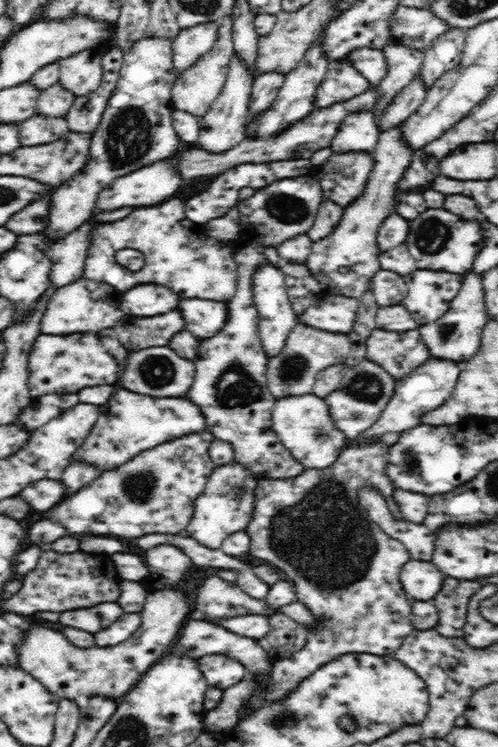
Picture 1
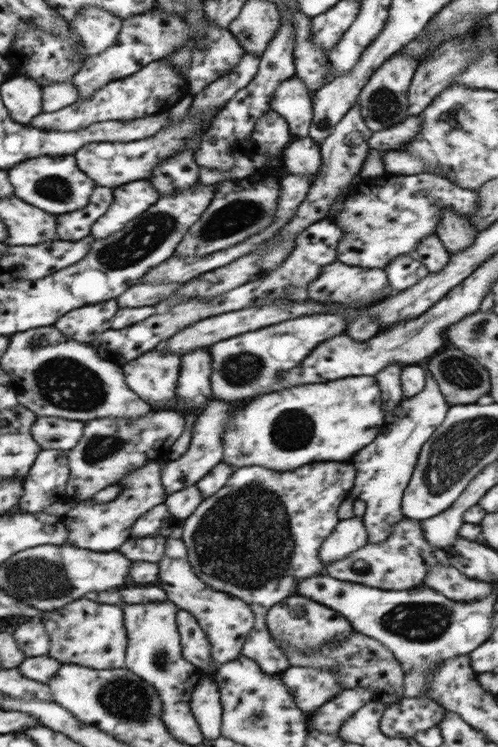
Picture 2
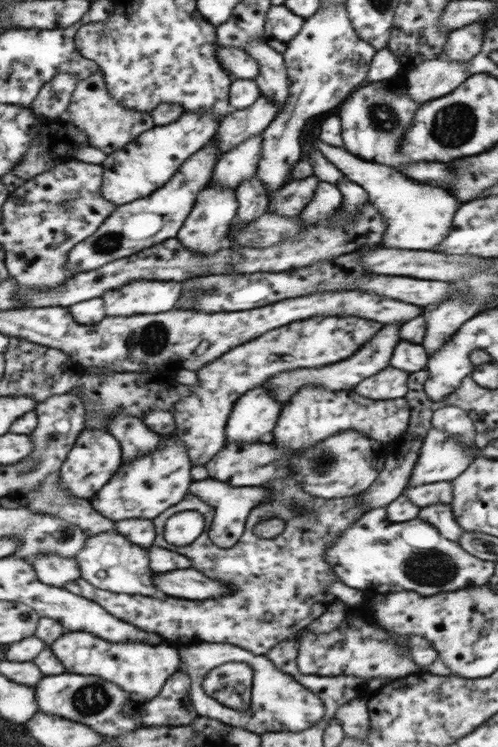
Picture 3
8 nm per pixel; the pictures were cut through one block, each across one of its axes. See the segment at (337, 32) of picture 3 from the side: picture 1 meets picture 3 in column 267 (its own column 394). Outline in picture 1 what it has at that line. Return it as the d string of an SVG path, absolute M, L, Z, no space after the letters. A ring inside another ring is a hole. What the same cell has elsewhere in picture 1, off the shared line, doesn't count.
M392 126L381 131L378 144L373 150L372 172L366 180L364 194L348 204L344 209L338 226L322 240L312 244L312 252L306 265L309 271L319 278L321 284L328 284L332 292L344 292L344 296L360 299L371 286L371 278L380 268L376 236L386 217L393 212L392 199L396 184L406 172L408 164L412 164L412 149L401 139L400 126Z

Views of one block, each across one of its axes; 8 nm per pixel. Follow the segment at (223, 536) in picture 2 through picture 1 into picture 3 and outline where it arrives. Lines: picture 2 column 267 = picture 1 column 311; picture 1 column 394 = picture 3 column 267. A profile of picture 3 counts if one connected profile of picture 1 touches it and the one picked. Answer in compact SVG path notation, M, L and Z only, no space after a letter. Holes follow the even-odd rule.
M277 478L271 484L264 486L271 492L270 499L258 506L254 506L246 522L246 530L236 546L220 548L214 544L209 536L212 522L216 518L216 510L198 496L188 493L178 504L168 508L153 520L156 537L154 546L158 546L158 536L164 536L164 522L178 512L196 510L206 520L206 530L198 536L196 542L188 546L172 546L162 538L160 548L168 548L172 552L178 552L182 556L190 556L194 560L194 568L200 572L206 572L206 576L220 580L222 584L230 586L234 594L214 598L214 600L158 600L158 598L146 598L146 596L126 596L126 594L114 594L106 589L96 588L81 576L65 588L78 596L86 596L88 600L98 600L102 608L108 612L114 612L120 620L130 620L130 624L138 624L138 628L146 628L148 632L156 632L174 644L198 644L198 642L230 642L240 648L246 648L248 652L265 655L274 644L286 640L300 628L308 626L312 620L316 620L326 608L320 608L326 604L326 588L332 580L336 580L336 574L332 566L324 562L324 548L334 542L334 538L344 532L352 522L363 516L368 509L360 497L345 497L336 499L322 499L312 497L302 490L301 484L294 482L293 478ZM294 508L306 508L316 510L314 514L296 516L292 512ZM268 518L282 518L286 520L286 530L276 536L276 540L264 540L254 536L252 528L260 524L260 520Z

